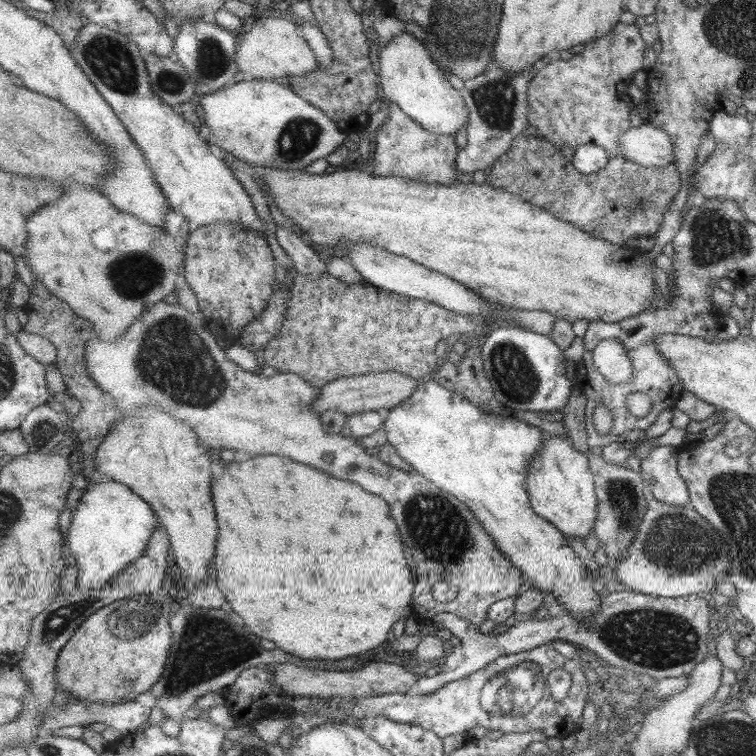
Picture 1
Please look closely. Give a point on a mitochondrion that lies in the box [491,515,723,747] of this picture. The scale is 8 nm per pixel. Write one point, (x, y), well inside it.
(658, 641)

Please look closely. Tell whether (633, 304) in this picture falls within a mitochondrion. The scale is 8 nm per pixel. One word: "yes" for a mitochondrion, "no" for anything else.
no

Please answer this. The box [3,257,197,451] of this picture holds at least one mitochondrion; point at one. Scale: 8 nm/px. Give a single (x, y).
(41, 433)

